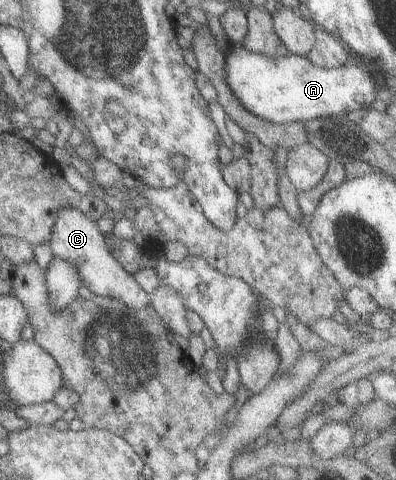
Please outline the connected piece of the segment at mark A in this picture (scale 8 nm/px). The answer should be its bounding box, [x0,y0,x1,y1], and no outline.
[224,45,378,123]

